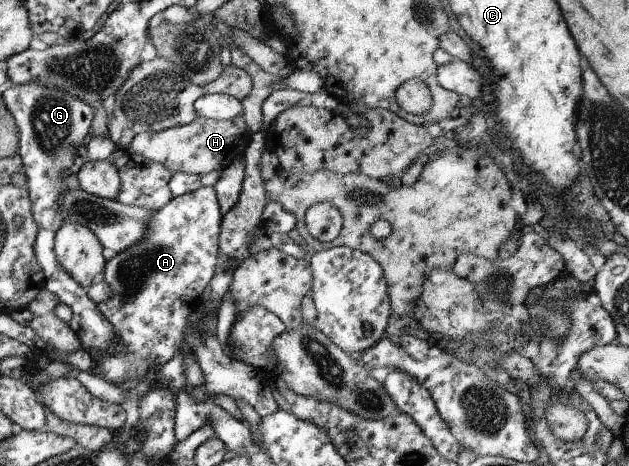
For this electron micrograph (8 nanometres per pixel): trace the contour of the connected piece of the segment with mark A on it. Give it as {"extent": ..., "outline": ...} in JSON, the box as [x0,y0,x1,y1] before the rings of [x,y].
{"extent":[88,186,223,387],"outline":[[[208,186],[200,188],[198,191],[174,198],[168,205],[165,205],[161,210],[157,210],[150,221],[148,222],[148,230],[142,237],[142,239],[135,243],[128,250],[117,253],[115,257],[109,259],[108,267],[105,267],[103,280],[112,289],[112,295],[105,301],[97,304],[97,308],[100,309],[100,313],[113,325],[114,333],[116,334],[116,346],[109,346],[108,348],[101,348],[99,351],[88,351],[92,359],[92,374],[100,376],[108,383],[130,387],[129,381],[139,382],[149,375],[152,376],[155,373],[154,366],[167,364],[177,353],[180,351],[181,342],[186,339],[186,330],[188,329],[188,323],[192,312],[196,309],[197,304],[202,303],[202,296],[205,293],[209,293],[212,280],[215,278],[215,269],[217,267],[217,259],[220,249],[220,235],[222,233],[221,227],[223,227],[223,215],[220,211],[219,199],[216,195],[216,189]]]}

